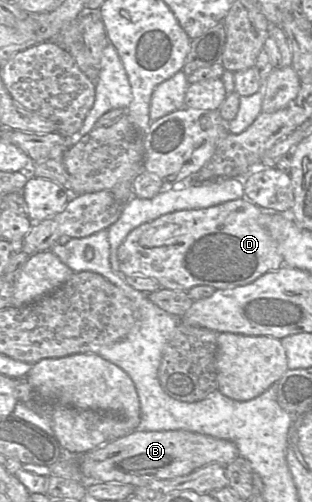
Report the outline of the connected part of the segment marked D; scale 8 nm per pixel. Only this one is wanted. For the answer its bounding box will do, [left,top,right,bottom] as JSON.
[117,197,284,292]

